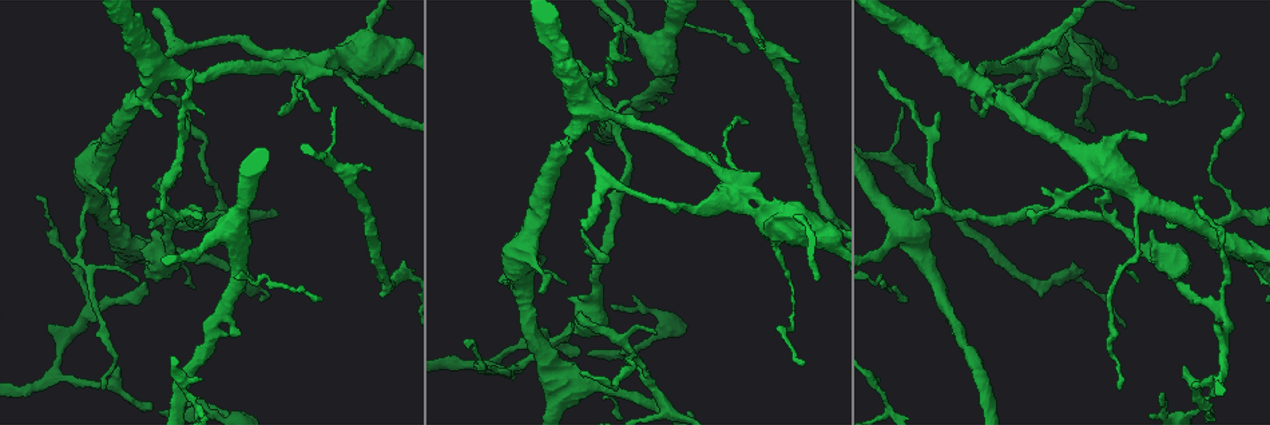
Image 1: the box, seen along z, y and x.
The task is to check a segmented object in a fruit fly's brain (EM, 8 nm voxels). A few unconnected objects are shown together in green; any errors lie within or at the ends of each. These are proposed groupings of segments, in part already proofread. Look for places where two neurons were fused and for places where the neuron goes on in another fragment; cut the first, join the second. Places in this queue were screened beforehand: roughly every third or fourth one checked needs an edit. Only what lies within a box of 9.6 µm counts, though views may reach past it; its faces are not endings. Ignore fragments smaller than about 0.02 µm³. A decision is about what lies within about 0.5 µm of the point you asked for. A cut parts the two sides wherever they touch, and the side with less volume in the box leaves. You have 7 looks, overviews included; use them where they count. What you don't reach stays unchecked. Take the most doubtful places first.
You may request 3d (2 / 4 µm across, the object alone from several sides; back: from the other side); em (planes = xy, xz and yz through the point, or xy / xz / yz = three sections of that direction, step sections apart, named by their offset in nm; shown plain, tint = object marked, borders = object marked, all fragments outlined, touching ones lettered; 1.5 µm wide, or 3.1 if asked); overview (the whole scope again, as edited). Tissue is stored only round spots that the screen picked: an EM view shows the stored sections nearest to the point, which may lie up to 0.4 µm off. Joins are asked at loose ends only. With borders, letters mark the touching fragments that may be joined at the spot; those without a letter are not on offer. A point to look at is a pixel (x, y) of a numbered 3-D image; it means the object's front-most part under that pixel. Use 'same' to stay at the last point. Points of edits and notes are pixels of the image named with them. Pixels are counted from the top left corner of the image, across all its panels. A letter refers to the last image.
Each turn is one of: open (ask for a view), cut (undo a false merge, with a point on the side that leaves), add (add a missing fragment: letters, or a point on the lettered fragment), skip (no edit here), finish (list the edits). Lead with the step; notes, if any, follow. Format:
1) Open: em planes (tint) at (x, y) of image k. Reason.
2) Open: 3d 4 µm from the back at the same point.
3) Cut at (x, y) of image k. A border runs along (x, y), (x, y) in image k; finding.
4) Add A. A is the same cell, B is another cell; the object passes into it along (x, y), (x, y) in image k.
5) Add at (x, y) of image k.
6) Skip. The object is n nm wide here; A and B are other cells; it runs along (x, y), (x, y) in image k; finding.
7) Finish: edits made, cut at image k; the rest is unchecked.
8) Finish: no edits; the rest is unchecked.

Open: 3d 2 µm from the back at (901, 106) of image 1. Tapers out.

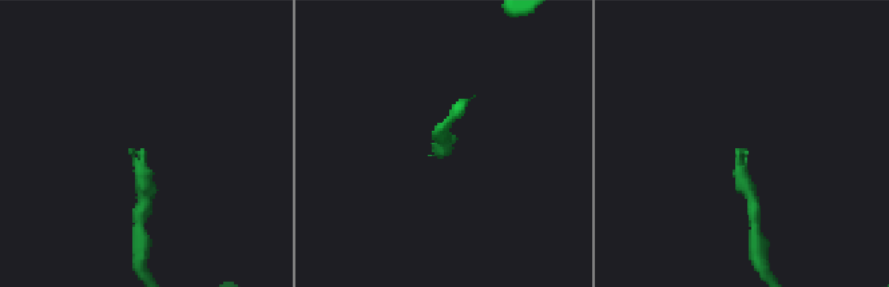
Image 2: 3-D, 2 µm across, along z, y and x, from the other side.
Open: em planes (tint) at (434, 154) of image 2.

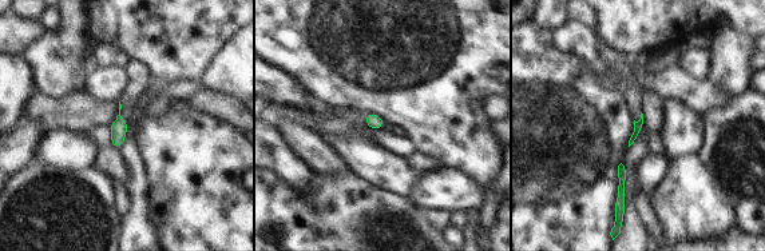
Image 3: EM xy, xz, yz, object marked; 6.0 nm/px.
Open: em planes (borders) at the same point.

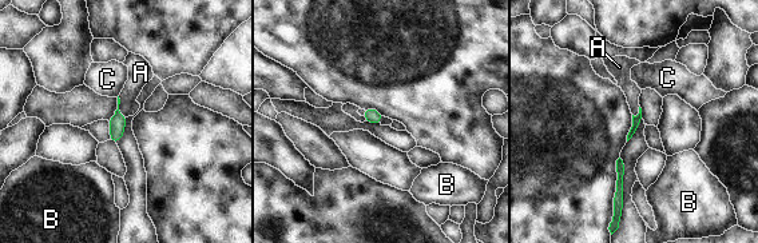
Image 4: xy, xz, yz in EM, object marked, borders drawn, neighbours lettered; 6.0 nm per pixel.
Add A. A is the same cell, B and C are other cells; the object passes into it along (116, 123), (118, 107), (141, 72) in image 4; the neuron continues.

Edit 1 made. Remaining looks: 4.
Open: overview. See it whole again.

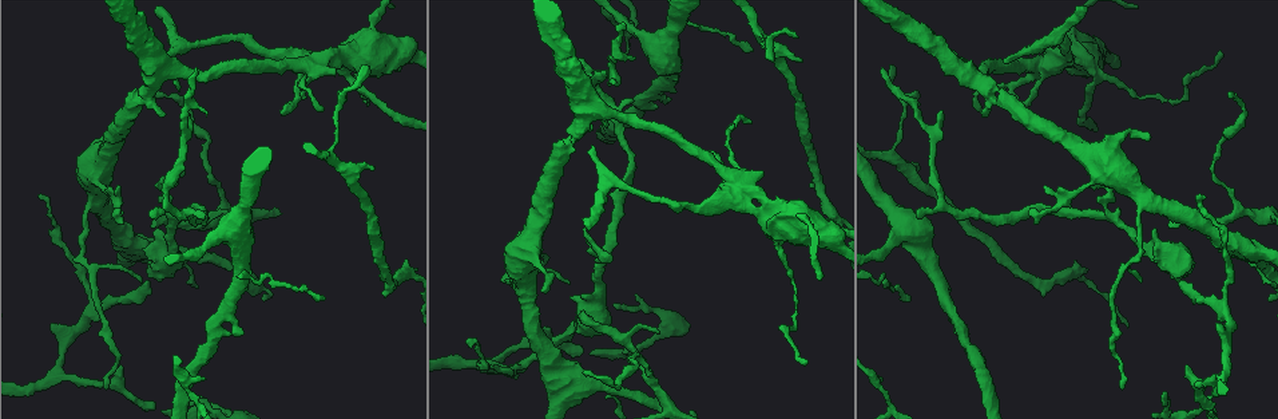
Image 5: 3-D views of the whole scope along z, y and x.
Open: 3d 4 µm at (803, 217) of image 5. Sudden change in width.

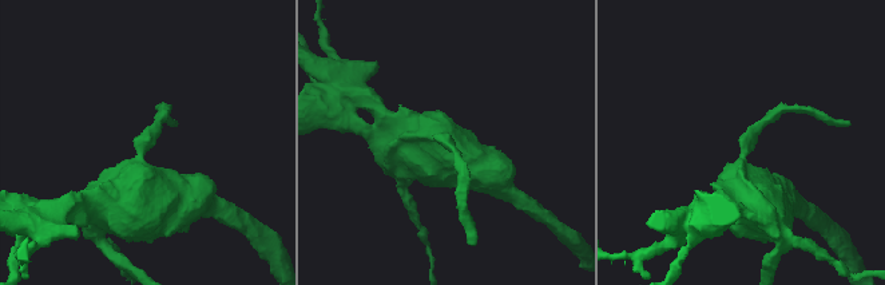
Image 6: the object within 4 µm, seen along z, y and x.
Open: em planes (tint) at (439, 137) of image 6.

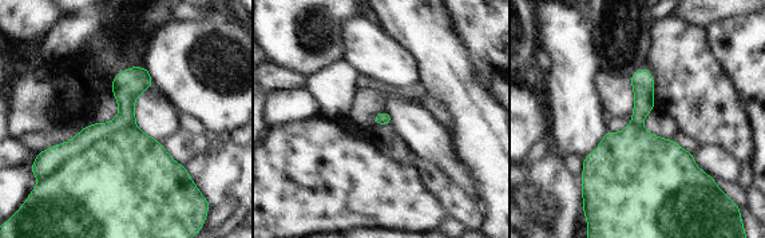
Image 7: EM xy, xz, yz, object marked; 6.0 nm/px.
Open: em planes (borders) at the same point.

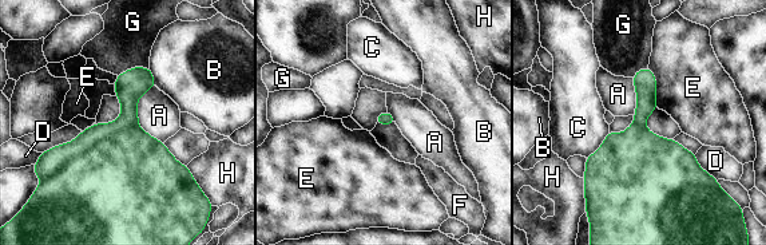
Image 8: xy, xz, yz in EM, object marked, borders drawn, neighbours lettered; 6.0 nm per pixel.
Cut at (58, 155) of image 8. A, B, C, D, E, F, G and H are other cells; a border runs along (137, 123), (71, 158), (54, 176) in image 8; two neurons meet here.

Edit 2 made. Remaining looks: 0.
Finish: edits made, add at image 4, cut at image 8; the rest is unchecked.

